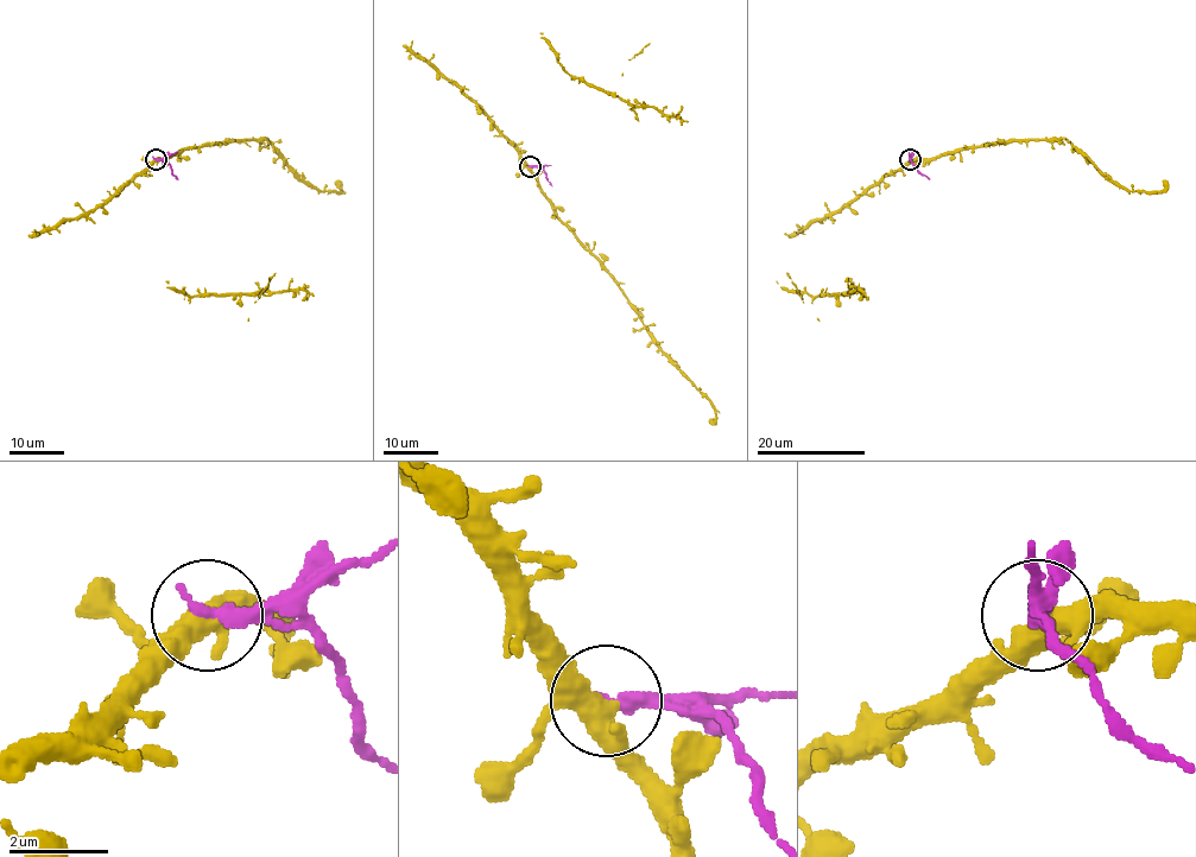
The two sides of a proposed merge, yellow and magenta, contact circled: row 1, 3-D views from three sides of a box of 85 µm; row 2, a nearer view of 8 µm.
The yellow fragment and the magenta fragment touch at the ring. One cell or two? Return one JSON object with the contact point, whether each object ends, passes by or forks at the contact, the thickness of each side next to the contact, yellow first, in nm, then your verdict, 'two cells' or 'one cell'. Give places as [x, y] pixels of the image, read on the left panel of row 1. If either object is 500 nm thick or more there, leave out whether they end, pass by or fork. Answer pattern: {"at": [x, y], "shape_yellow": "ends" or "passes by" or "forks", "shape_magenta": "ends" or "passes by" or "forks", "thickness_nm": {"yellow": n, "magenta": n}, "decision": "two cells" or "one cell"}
{"at": [156, 159], "shape_yellow": "forks", "shape_magenta": "ends", "thickness_nm": {"yellow": 380, "magenta": 340}, "decision": "two cells"}

